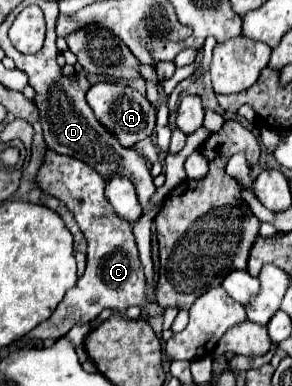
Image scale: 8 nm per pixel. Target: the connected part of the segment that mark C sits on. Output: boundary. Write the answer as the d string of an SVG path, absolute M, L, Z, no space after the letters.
M47 150L45 160L35 176L35 184L41 192L61 200L73 212L79 228L87 238L87 270L77 280L77 284L65 294L59 304L59 310L55 310L49 320L45 320L35 332L31 332L29 338L57 340L65 336L75 324L93 322L103 312L103 308L111 308L119 314L125 314L127 306L135 304L146 311L148 316L161 316L165 309L148 300L145 295L145 276L137 254L133 224L119 218L109 200L103 196L103 176L89 168L89 164L73 156L61 156L53 150Z

